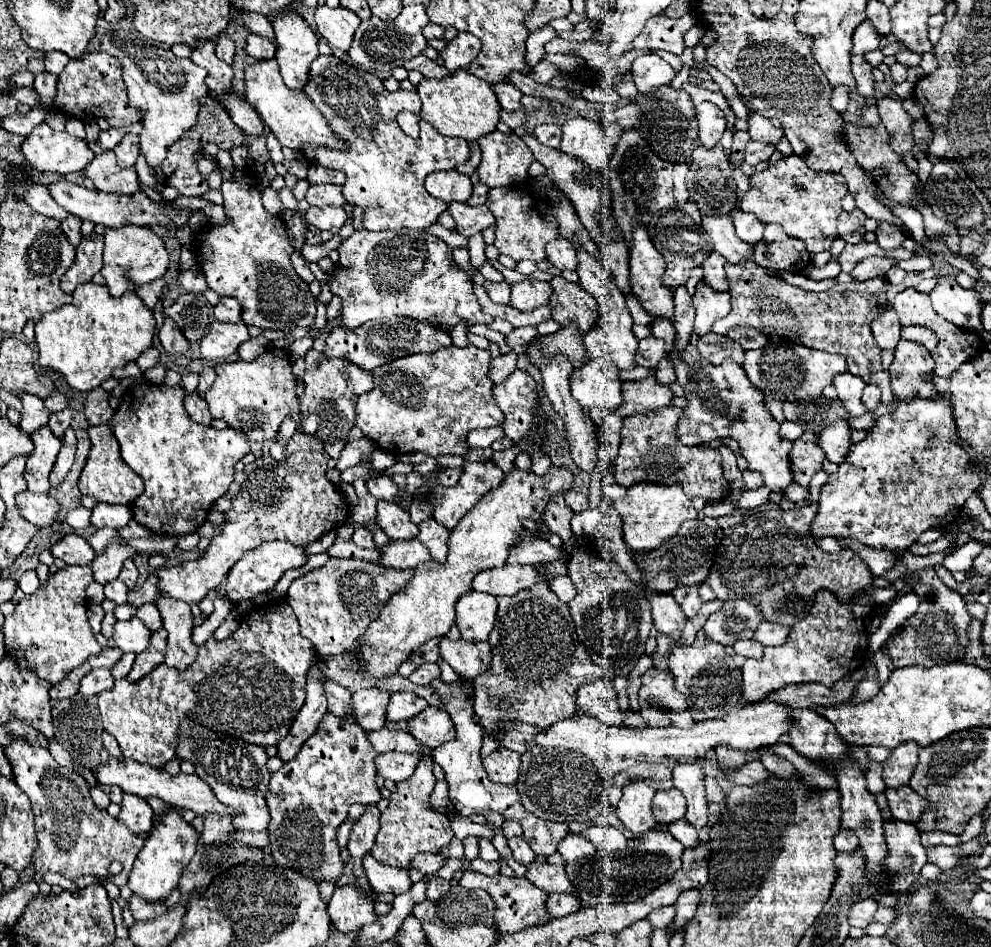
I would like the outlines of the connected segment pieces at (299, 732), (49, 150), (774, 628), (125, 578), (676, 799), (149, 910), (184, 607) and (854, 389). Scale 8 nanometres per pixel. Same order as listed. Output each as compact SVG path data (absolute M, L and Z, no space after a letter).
M315 655L307 671L307 701L301 707L299 715L295 717L295 723L291 725L287 737L277 745L279 757L283 761L289 761L297 755L299 747L305 743L305 739L309 739L309 735L313 735L313 729L317 727L321 717L327 713L325 691L323 691L327 677L321 671L323 665L325 665L325 659L321 655Z
M47 123L33 129L33 133L23 141L21 151L33 169L57 171L63 175L81 171L85 163L93 159L93 151L83 139L53 131Z
M763 621L755 629L755 639L761 645L781 645L781 643L785 643L787 633L789 633L789 627L785 627L785 625L777 625L777 623Z
M127 559L127 561L123 563L123 569L121 569L121 573L119 573L119 579L121 579L125 585L129 585L129 589L133 589L135 583L137 583L137 577L139 577L139 571L137 571L133 559Z
M675 787L669 791L657 791L653 799L653 815L659 825L669 825L685 815L685 797Z
M133 895L129 899L129 909L131 909L135 921L151 921L151 919L157 919L163 913L167 913L165 903L141 903L141 899L137 899L137 895Z
M161 595L155 605L163 617L163 627L169 633L165 663L171 667L187 667L197 657L197 647L191 643L193 623L189 605L169 595Z
M841 373L841 375L835 375L833 385L835 385L839 399L843 401L843 407L849 413L849 417L861 417L867 411L861 401L861 391L865 387L865 381L861 377L851 375L851 373Z

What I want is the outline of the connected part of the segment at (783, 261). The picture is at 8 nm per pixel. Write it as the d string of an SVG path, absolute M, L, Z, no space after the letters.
M775 225L765 227L763 239L755 245L753 259L767 269L785 269L791 273L803 273L811 261L805 243L785 235L785 231Z

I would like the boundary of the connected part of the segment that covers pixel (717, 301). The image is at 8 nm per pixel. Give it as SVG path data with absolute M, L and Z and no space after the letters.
M699 283L697 293L693 295L693 305L695 305L695 333L703 337L711 333L715 321L729 315L731 297L729 293L709 291L709 287L703 287L703 283Z

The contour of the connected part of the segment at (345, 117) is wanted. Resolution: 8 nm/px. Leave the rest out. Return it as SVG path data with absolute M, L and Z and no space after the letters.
M317 55L311 63L309 79L303 93L329 121L331 131L343 139L345 149L329 149L321 145L303 145L301 155L309 163L337 169L347 175L343 197L351 205L367 207L363 227L381 229L427 229L447 209L445 201L435 199L423 187L425 177L439 169L455 169L469 161L469 145L463 137L445 137L427 121L419 121L419 139L411 139L397 123L397 113L411 111L419 115L421 101L415 91L389 93L381 79L357 69L335 55Z

